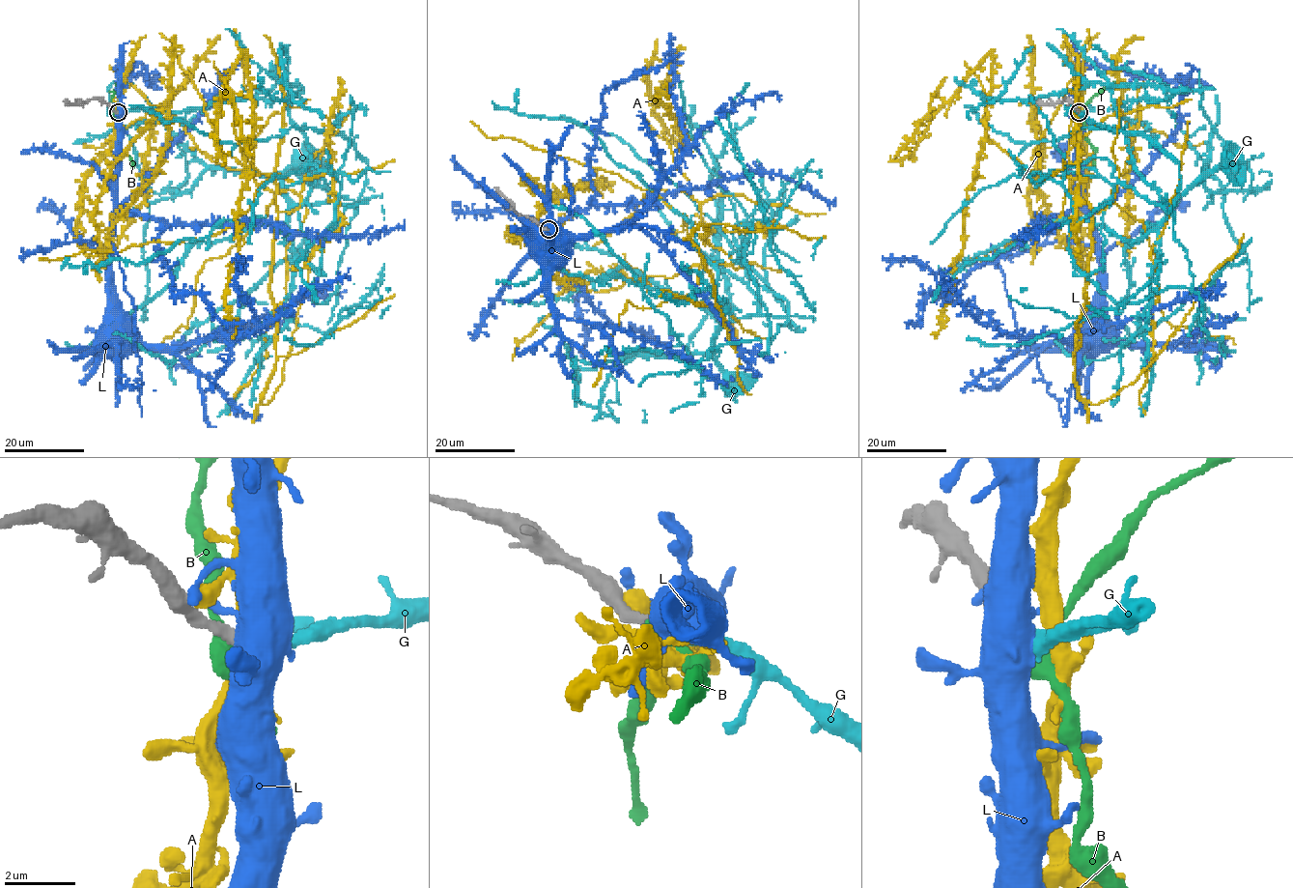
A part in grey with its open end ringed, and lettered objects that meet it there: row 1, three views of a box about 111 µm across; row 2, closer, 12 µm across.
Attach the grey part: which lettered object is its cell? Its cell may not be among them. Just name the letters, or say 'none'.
G

